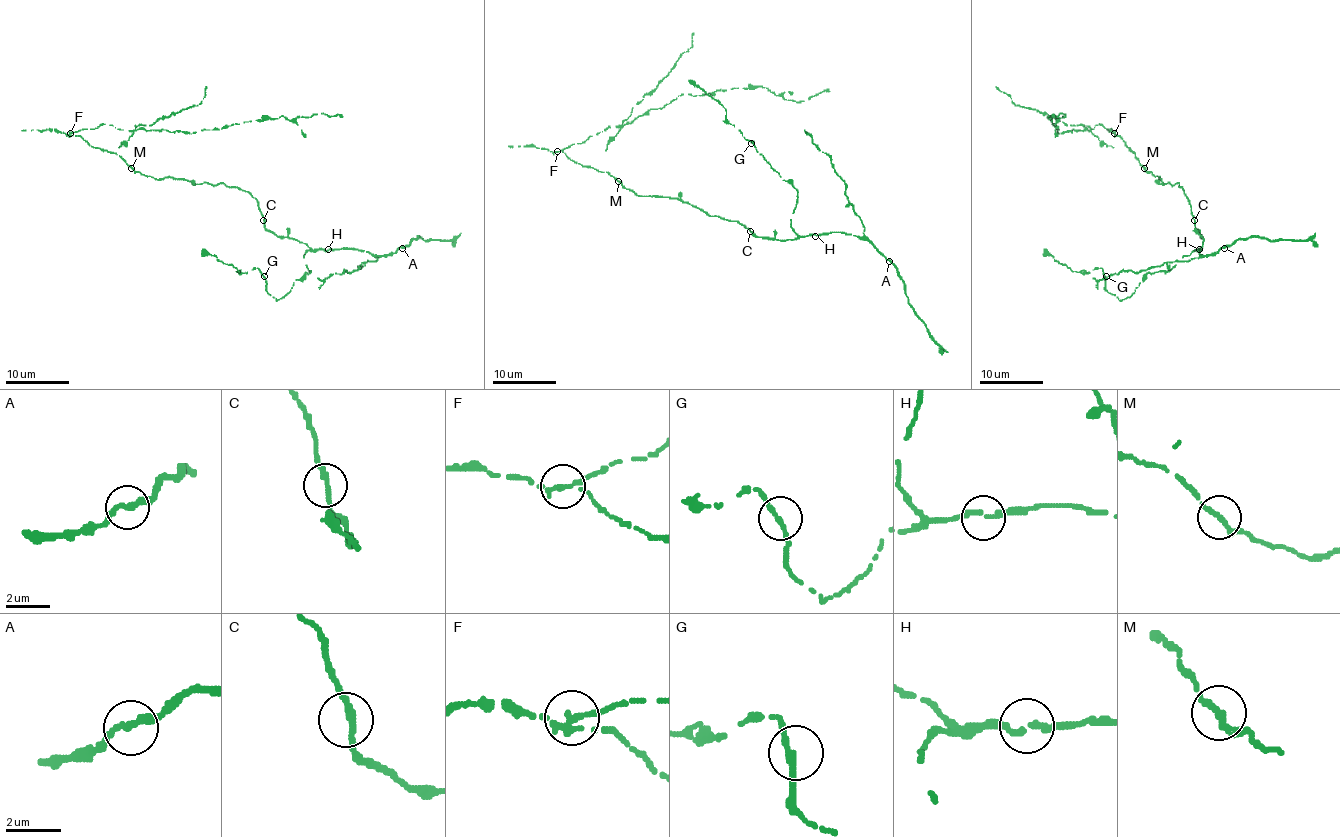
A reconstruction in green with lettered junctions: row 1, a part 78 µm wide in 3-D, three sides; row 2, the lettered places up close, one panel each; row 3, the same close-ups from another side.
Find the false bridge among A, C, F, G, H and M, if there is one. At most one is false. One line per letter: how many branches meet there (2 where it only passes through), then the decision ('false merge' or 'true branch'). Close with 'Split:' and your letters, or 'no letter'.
A: 2 | true branch
C: 2 | true branch
F: 2 | false merge
G: 2 | true branch
H: 2 | true branch
M: 2 | true branch
Split: F

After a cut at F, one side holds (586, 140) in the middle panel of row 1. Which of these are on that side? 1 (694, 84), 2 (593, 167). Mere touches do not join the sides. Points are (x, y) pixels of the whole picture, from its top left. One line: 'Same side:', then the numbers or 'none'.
Same side: none

